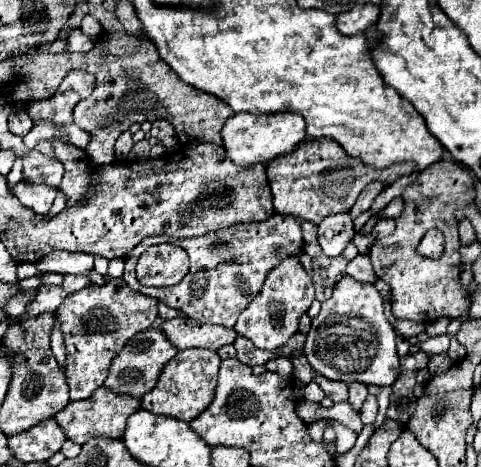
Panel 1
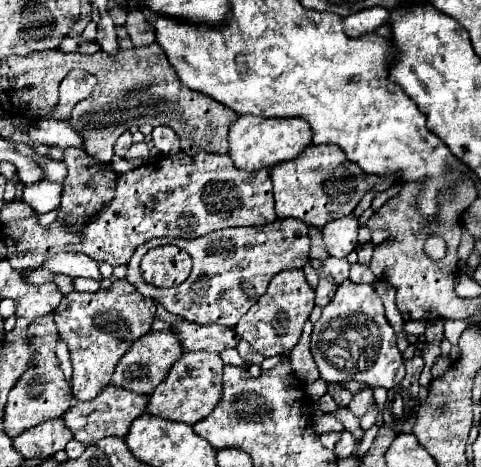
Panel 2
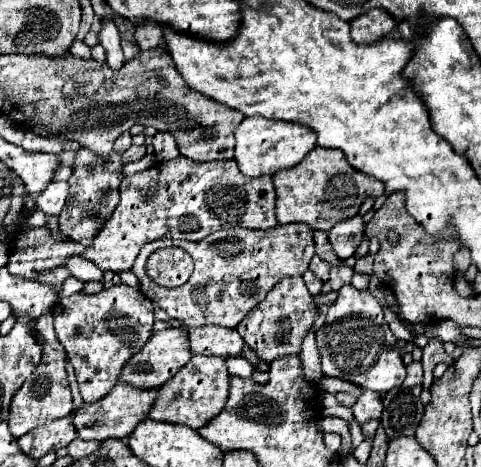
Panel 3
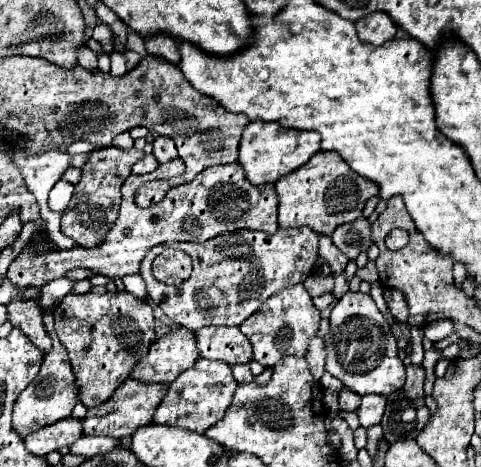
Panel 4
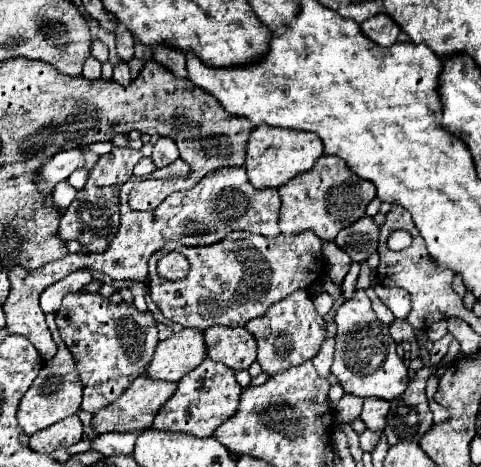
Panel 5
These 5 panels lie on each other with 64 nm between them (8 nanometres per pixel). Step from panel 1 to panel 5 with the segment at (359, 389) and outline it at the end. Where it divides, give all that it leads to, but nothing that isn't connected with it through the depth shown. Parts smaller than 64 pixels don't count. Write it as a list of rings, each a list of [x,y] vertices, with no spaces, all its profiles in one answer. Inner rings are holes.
[[[368,398],[364,400],[364,408],[360,414],[360,420],[366,424],[368,430],[382,430],[384,428],[384,418],[388,414],[390,404],[386,400],[378,400],[378,398]]]

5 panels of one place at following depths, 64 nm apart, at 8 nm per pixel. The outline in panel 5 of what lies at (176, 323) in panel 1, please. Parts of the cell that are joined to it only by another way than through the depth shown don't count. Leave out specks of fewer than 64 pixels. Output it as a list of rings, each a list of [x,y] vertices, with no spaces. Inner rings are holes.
[[[210,326],[204,330],[204,342],[208,358],[226,364],[232,370],[250,368],[256,360],[256,342],[244,328]]]

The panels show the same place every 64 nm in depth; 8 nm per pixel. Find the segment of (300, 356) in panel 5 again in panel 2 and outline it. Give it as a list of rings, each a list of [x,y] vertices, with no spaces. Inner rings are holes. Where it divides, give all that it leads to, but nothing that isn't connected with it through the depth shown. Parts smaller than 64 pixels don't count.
[[[286,268],[270,280],[266,294],[260,296],[260,300],[240,318],[234,330],[262,356],[288,354],[298,344],[302,326],[308,320],[312,308],[314,308],[314,290],[306,282],[302,268]]]

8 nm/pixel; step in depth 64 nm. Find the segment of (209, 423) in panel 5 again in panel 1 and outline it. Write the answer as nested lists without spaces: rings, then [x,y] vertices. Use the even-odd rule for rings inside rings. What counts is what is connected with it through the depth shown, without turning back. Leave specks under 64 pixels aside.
[[[208,348],[182,350],[162,368],[156,386],[148,394],[144,394],[140,404],[148,412],[190,422],[212,402],[218,368],[220,368],[220,356],[214,350],[208,350]]]

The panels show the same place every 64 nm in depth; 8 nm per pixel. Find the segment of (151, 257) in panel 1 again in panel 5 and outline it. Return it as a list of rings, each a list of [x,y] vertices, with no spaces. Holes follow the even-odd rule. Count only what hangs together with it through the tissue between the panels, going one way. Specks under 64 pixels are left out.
[[[166,252],[158,262],[158,274],[166,282],[178,282],[188,276],[188,260],[180,252]]]

